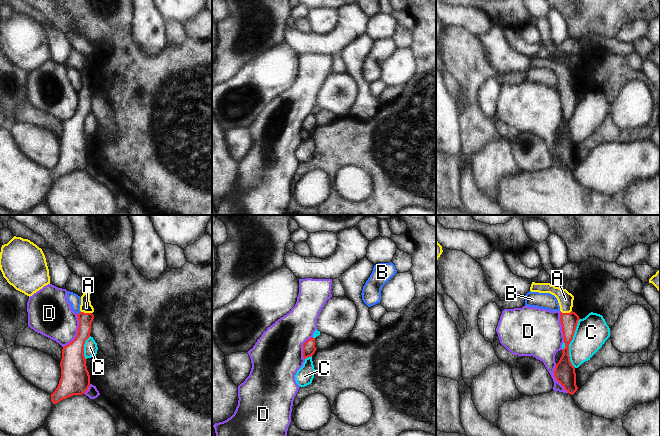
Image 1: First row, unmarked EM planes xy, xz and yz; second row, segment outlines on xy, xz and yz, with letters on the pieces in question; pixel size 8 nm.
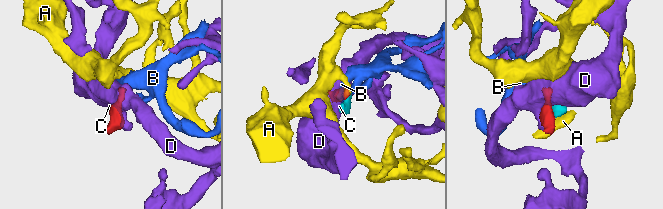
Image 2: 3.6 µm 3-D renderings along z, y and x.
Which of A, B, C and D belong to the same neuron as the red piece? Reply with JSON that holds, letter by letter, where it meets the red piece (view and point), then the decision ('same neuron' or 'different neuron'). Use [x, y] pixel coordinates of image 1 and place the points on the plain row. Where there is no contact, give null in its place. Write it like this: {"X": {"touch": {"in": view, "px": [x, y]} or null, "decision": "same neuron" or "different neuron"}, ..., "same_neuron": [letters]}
{"A": {"touch": {"in": "xy", "px": [86, 89]}, "decision": "same neuron"}, "B": {"touch": {"in": "xy", "px": [79, 89]}, "decision": "different neuron"}, "C": {"touch": {"in": "yz", "px": [569, 119]}, "decision": "different neuron"}, "D": {"touch": {"in": "xy", "px": [77, 108]}, "decision": "different neuron"}, "same_neuron": ["A"]}

